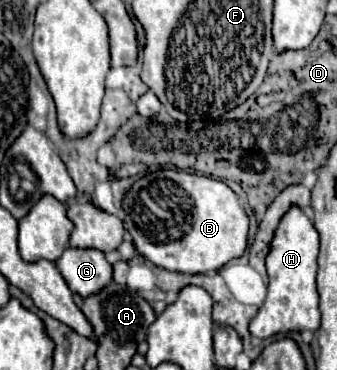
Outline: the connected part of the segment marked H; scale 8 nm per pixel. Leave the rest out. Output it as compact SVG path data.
M292 205L280 219L270 241L270 251L266 257L266 269L270 277L268 297L264 305L258 309L258 315L250 321L250 333L254 337L264 339L282 331L318 329L320 311L316 289L316 271L318 271L316 257L318 257L318 231L306 217L306 213L298 205Z

